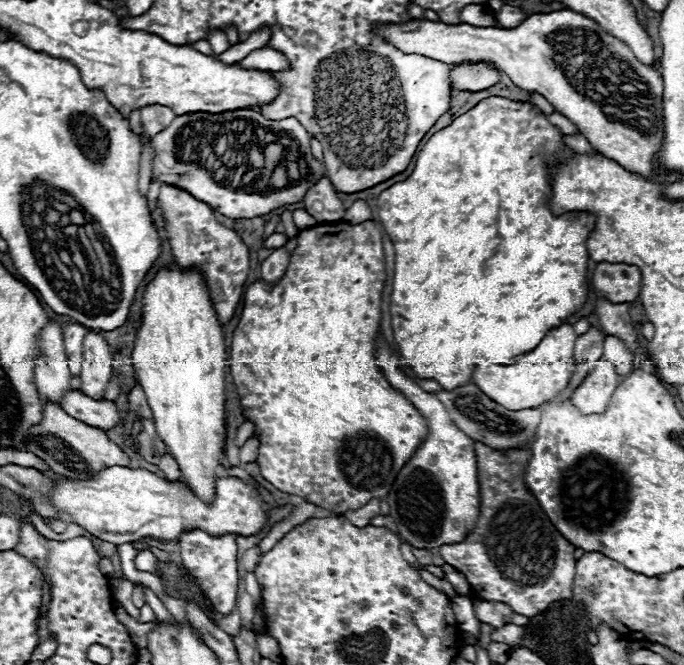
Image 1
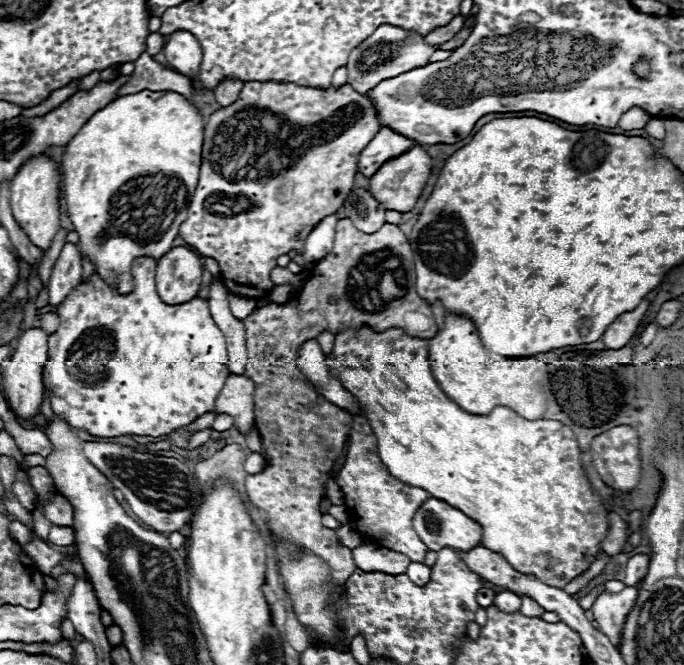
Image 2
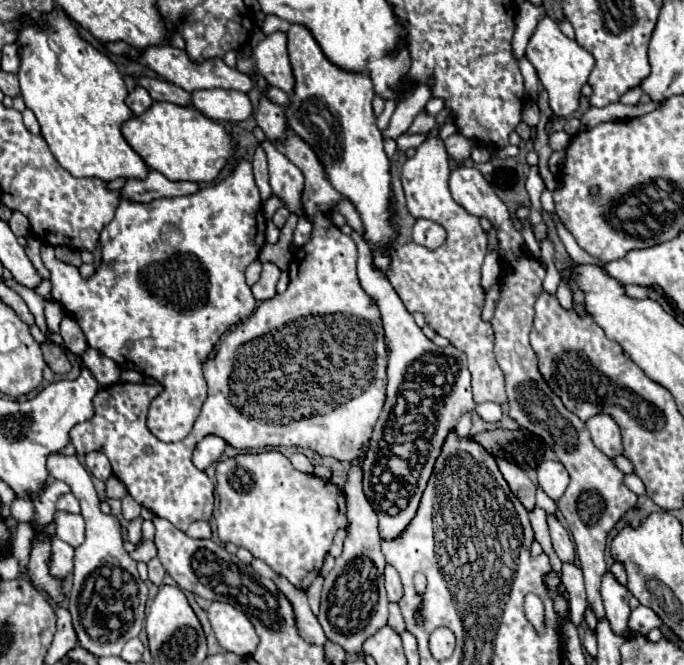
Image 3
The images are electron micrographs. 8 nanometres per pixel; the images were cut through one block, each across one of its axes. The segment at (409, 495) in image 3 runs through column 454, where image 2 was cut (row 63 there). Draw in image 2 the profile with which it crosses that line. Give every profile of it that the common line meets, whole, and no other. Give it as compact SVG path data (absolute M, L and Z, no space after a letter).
M384 24L370 38L366 38L366 42L362 42L358 48L352 50L352 54L348 58L348 84L354 90L358 90L360 94L366 94L378 82L382 82L386 78L394 78L394 74L404 74L406 70L426 66L432 52L434 52L434 48L430 44L418 40L416 34L390 26L390 24Z

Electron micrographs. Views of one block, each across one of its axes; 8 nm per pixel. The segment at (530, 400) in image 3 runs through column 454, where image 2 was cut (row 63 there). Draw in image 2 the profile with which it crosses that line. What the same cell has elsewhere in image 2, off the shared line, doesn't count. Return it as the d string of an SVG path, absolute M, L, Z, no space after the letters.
M174 32L166 38L168 40L164 44L164 54L168 66L178 74L194 80L202 62L202 48L198 40L190 32Z

